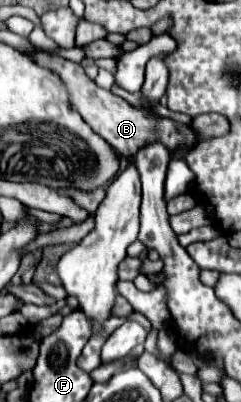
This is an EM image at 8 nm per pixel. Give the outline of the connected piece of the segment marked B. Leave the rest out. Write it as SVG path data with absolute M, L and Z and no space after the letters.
M25 52L31 60L35 60L35 64L41 64L45 66L47 70L51 70L53 74L57 74L61 78L61 82L65 84L67 92L69 92L69 102L71 106L81 114L81 118L105 140L109 142L121 156L135 156L137 150L141 146L145 146L147 142L153 142L153 140L161 140L169 150L177 148L177 146L183 146L183 144L193 144L195 142L195 134L191 132L191 128L187 128L185 124L177 124L173 120L165 120L165 118L159 118L159 116L153 116L153 114L147 114L135 106L131 106L129 102L125 102L123 98L115 96L113 92L109 90L103 90L99 88L83 70L81 64L77 62L71 62L71 60L65 60L61 58L59 54L53 54L53 52Z

